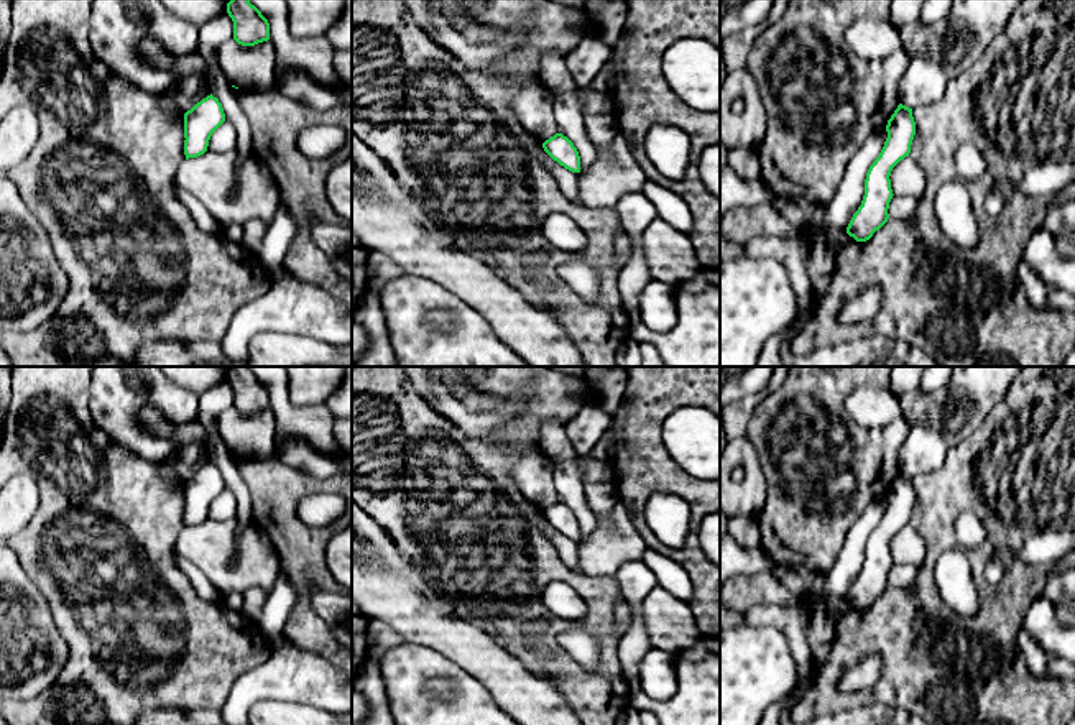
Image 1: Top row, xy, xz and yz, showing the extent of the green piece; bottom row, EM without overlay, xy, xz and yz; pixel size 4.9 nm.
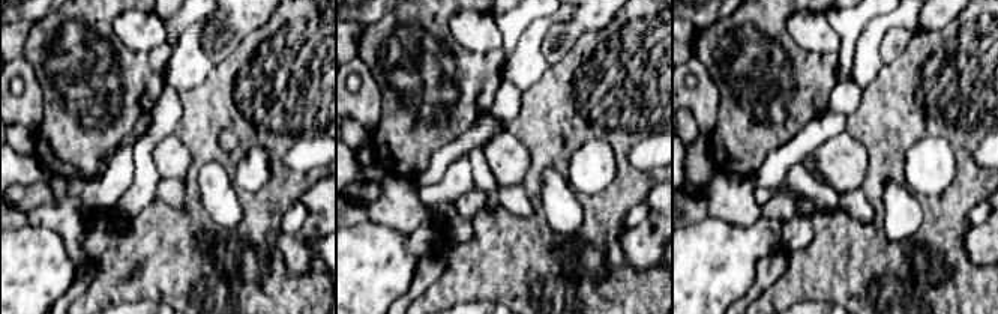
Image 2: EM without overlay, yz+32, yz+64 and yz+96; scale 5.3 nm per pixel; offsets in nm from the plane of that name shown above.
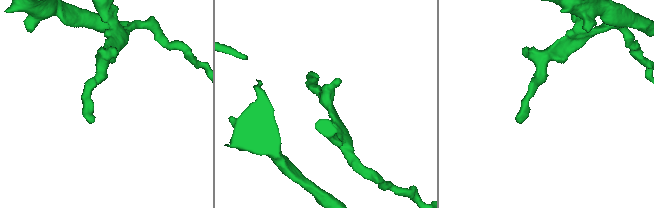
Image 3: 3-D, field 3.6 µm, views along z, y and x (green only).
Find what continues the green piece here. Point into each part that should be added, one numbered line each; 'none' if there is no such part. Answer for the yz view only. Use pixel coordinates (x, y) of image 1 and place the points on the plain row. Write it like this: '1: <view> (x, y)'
none

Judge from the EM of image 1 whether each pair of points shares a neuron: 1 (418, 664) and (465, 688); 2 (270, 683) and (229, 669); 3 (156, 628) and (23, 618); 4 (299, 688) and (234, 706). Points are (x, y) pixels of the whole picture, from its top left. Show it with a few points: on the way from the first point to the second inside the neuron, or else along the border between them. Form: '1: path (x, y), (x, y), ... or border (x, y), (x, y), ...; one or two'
1: path (431, 664), (451, 669), (456, 674); one
2: border (272, 648), (262, 663), (234, 684), (222, 707); two
3: border (33, 582), (45, 599), (51, 617); two
4: path (283, 688), (250, 689); one

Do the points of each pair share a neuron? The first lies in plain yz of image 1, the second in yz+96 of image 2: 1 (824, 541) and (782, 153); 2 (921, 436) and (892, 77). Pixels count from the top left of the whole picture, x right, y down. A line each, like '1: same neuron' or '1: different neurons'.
1: different neurons
2: different neurons

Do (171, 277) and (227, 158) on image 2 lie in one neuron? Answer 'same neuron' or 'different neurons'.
same neuron

